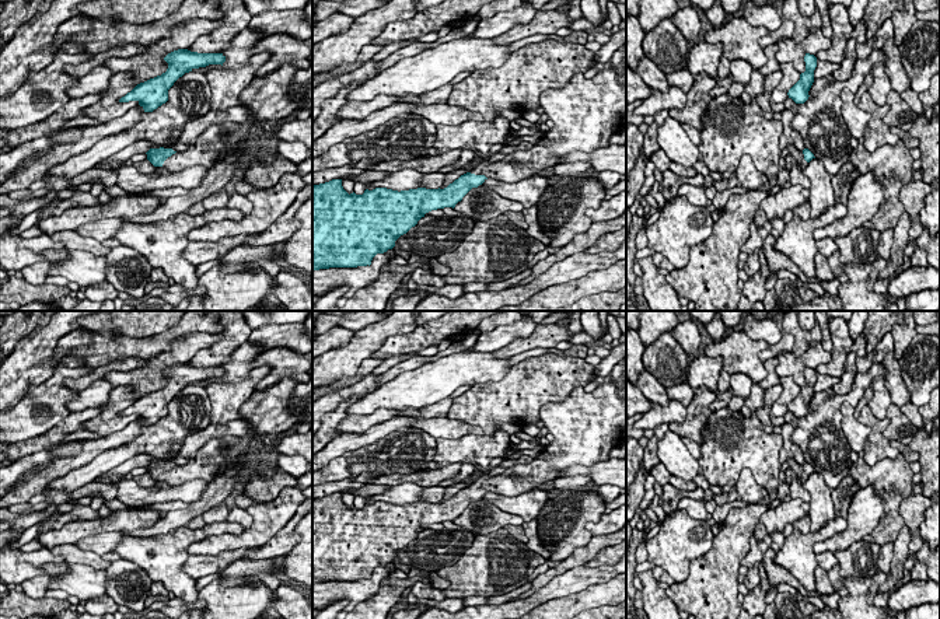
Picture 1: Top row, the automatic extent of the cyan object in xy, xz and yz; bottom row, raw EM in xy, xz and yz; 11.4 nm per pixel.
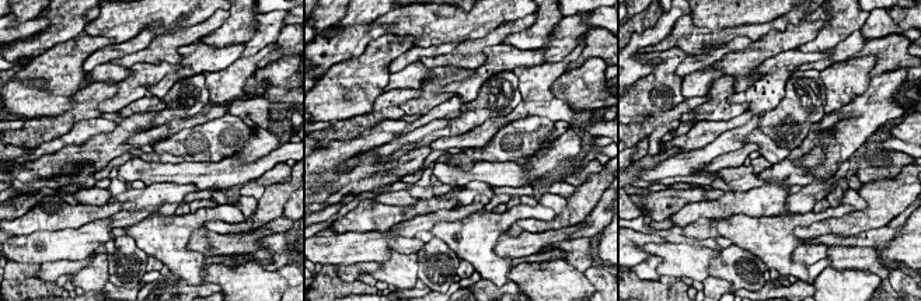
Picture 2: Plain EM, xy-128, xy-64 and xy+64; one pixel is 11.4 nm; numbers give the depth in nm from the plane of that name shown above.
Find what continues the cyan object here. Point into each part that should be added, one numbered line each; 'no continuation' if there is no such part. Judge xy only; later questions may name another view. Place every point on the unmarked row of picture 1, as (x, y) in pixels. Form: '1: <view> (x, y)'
1: xy (212, 455)

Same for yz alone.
1: yz (797, 468)

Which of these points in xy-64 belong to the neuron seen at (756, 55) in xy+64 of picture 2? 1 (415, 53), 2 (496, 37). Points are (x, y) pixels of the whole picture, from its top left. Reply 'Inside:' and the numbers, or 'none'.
Inside: 1, 2

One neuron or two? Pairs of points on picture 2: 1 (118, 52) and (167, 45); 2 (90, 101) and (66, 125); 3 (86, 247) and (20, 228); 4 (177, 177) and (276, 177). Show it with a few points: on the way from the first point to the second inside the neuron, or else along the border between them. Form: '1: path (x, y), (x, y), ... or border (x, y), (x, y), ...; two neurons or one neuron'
1: path (131, 52), (142, 48), (154, 48); one neuron
2: path (90, 109), (84, 115), (74, 116); one neuron
3: border (65, 228), (35, 230), (28, 234), (14, 235); two neurons
4: border (285, 161), (274, 165), (257, 179); two neurons

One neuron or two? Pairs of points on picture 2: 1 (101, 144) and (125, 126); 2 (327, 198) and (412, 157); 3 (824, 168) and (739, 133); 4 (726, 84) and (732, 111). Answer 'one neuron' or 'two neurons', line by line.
1: one neuron
2: one neuron
3: two neurons
4: one neuron

